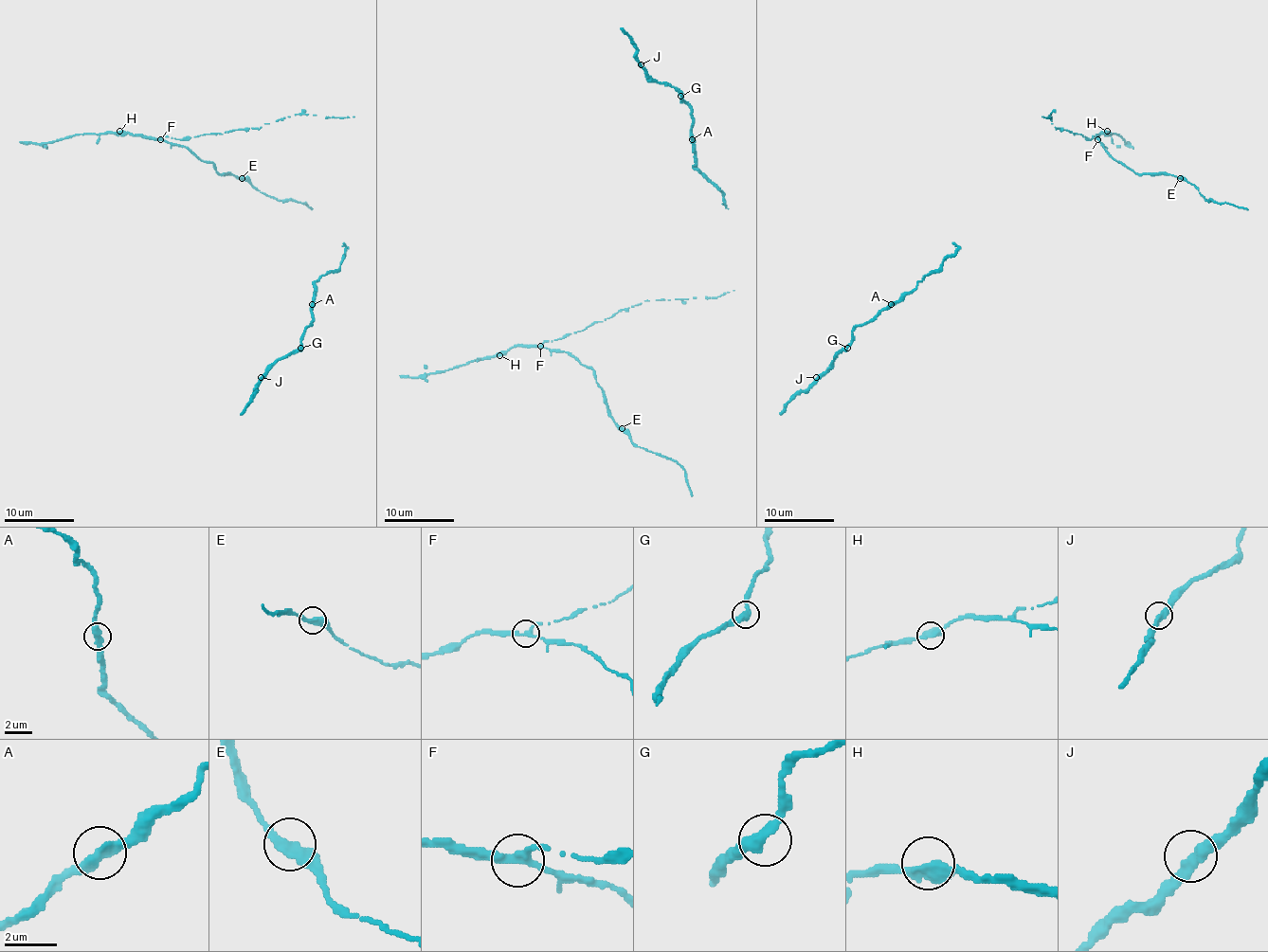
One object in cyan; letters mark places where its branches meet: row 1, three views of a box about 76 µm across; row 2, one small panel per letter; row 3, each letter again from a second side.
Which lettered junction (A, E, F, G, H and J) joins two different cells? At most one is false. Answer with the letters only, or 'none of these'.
none of these

